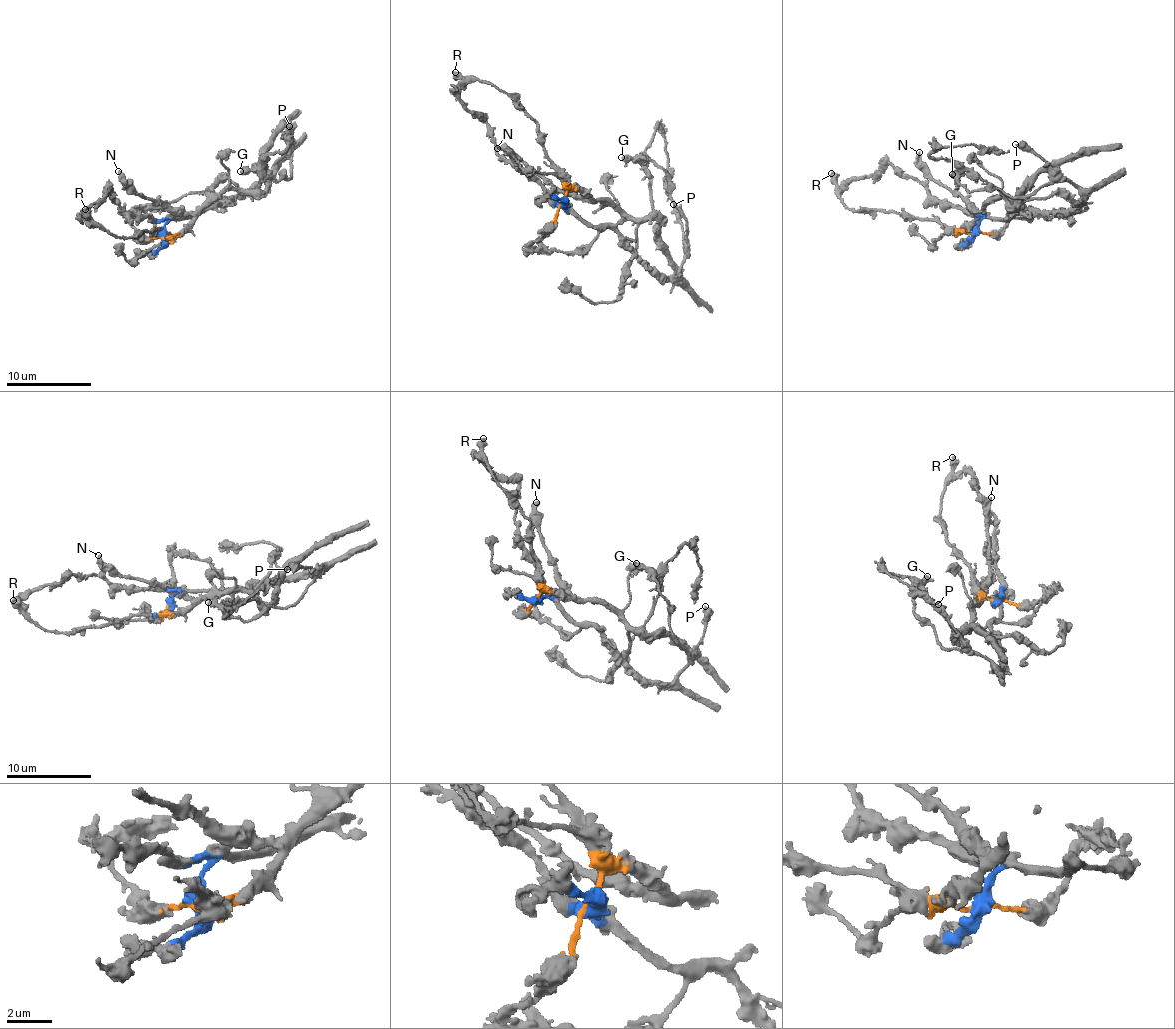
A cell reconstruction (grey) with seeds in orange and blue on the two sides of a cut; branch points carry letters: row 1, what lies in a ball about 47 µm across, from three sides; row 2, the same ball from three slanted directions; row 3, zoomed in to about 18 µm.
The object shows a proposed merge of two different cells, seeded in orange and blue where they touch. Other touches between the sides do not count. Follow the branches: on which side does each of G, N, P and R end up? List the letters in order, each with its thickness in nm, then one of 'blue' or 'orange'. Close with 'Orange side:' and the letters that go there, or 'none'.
G: calibre 360 nm; blue
N: calibre 360 nm; orange
P: calibre 400 nm; blue
R: calibre 500 nm; orange
Orange side: N, R

